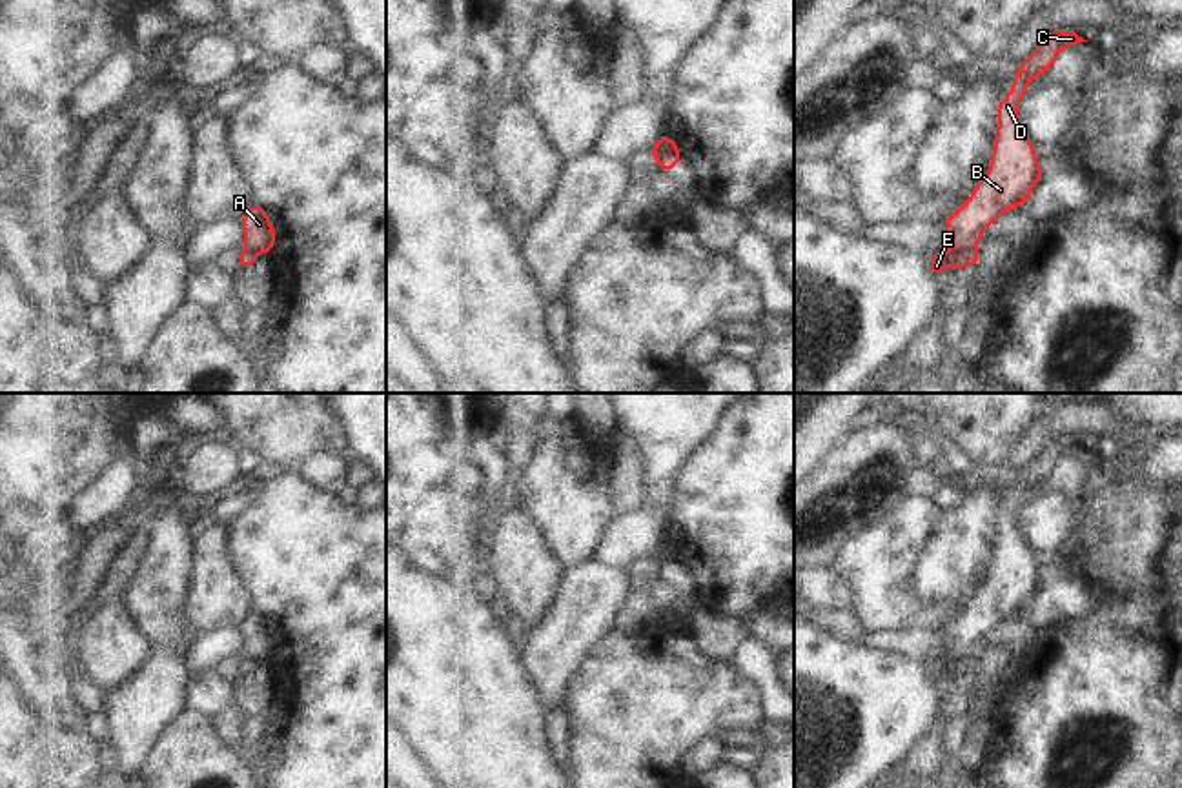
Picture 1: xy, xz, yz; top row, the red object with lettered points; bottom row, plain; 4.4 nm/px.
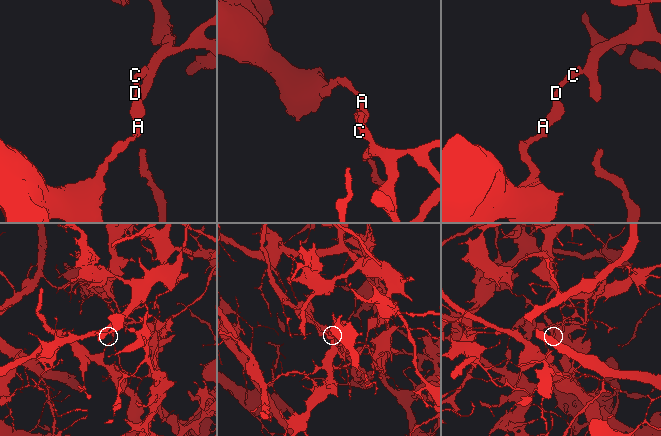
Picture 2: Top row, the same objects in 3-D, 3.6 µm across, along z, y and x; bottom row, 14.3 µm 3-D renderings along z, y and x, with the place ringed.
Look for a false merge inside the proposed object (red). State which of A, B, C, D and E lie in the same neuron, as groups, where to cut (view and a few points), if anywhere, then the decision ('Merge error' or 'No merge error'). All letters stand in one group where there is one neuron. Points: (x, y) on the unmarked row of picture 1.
Groups: A B C D / E. Split along yz (968, 656), (951, 659). Merge error.

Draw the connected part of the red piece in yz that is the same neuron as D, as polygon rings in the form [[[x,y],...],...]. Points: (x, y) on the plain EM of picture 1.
[[[1075,439],[1049,440],[1022,470],[1011,500],[998,510],[998,540],[989,581],[976,591],[971,606],[943,631],[951,659],[976,655],[991,630],[1027,610],[1033,593],[1042,586],[1042,571],[1034,564],[1034,551],[1018,533],[1016,517],[1025,493],[1047,479],[1064,455],[1080,450],[1087,448]]]

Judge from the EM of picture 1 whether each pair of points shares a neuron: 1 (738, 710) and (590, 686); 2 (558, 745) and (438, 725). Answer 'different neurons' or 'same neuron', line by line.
1: same neuron
2: different neurons

